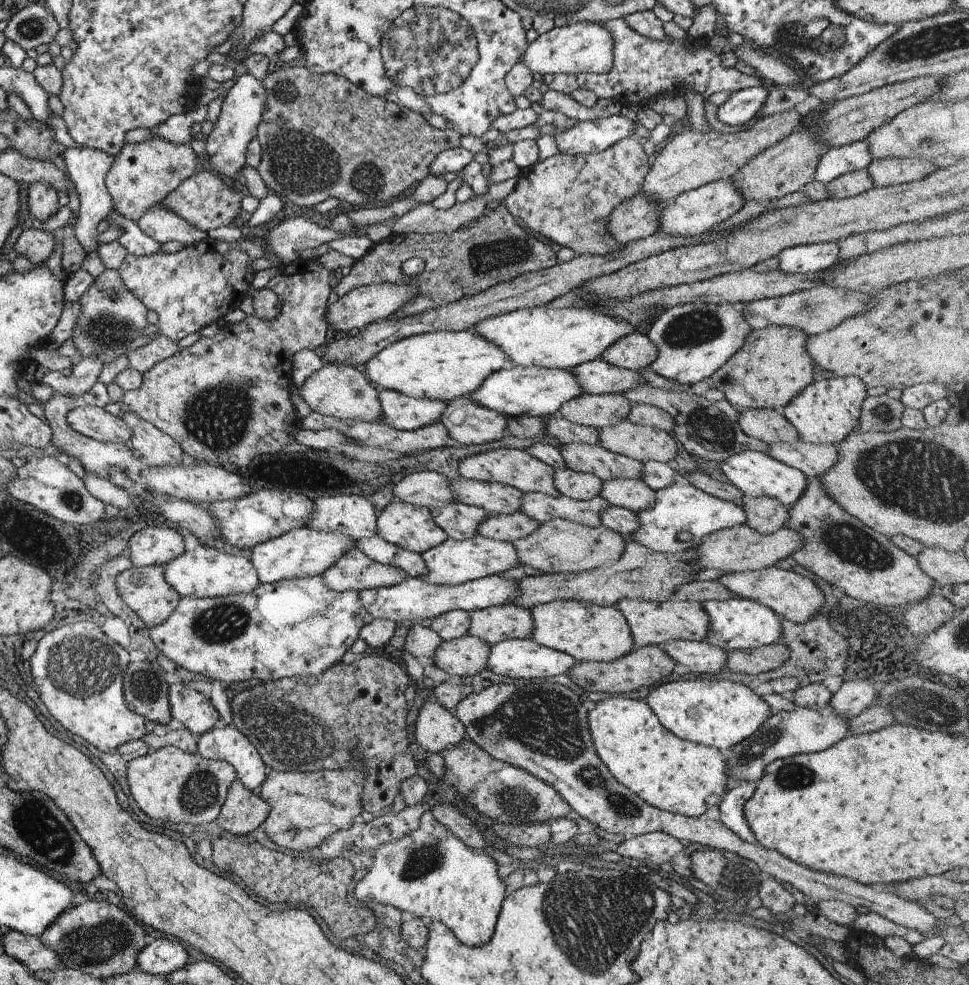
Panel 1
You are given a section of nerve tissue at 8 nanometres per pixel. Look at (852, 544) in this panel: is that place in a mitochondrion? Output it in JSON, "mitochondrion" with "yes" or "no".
{"mitochondrion":"yes"}

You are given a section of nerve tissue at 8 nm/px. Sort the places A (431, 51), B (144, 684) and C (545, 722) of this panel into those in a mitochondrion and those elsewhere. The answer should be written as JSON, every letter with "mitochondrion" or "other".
{"A":"mitochondrion","B":"mitochondrion","C":"mitochondrion"}

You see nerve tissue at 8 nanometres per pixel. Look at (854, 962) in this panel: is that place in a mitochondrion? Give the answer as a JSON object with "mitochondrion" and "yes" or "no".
{"mitochondrion":"no"}

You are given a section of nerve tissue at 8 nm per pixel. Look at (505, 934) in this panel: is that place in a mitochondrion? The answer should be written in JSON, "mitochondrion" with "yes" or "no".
{"mitochondrion":"no"}

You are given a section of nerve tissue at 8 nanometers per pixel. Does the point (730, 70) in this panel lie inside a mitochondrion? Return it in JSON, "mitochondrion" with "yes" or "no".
{"mitochondrion":"no"}

